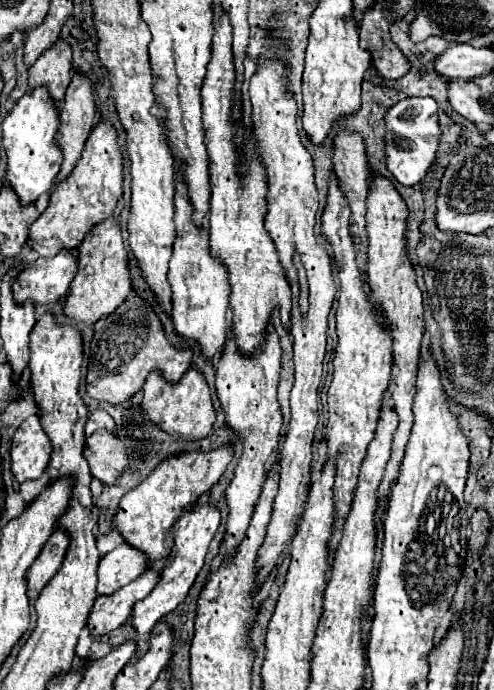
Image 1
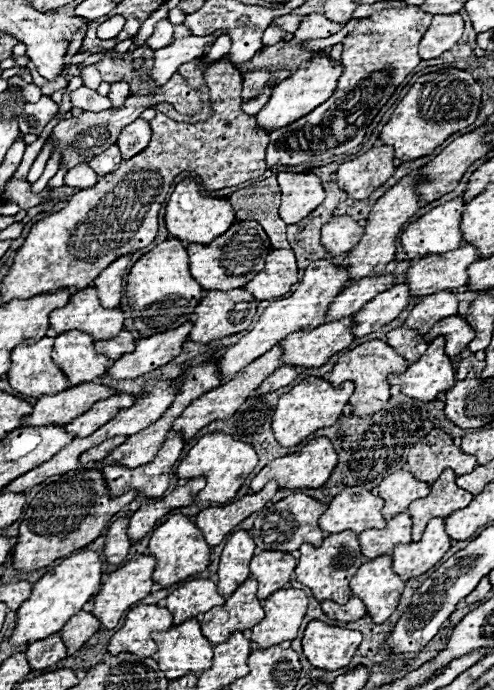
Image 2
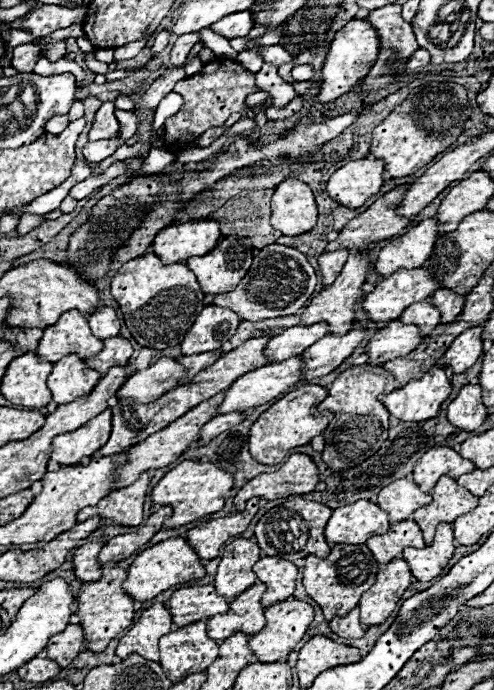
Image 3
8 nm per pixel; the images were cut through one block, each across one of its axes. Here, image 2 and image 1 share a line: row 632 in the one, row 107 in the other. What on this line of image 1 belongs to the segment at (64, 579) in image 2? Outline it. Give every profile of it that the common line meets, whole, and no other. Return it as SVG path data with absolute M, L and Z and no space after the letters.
M28 92L24 94L16 106L8 112L8 116L2 120L2 146L6 150L6 186L14 190L20 204L28 206L38 200L40 194L48 192L54 184L54 178L58 174L58 168L62 164L62 152L54 144L54 136L58 130L58 110L54 104L46 100L46 92Z

